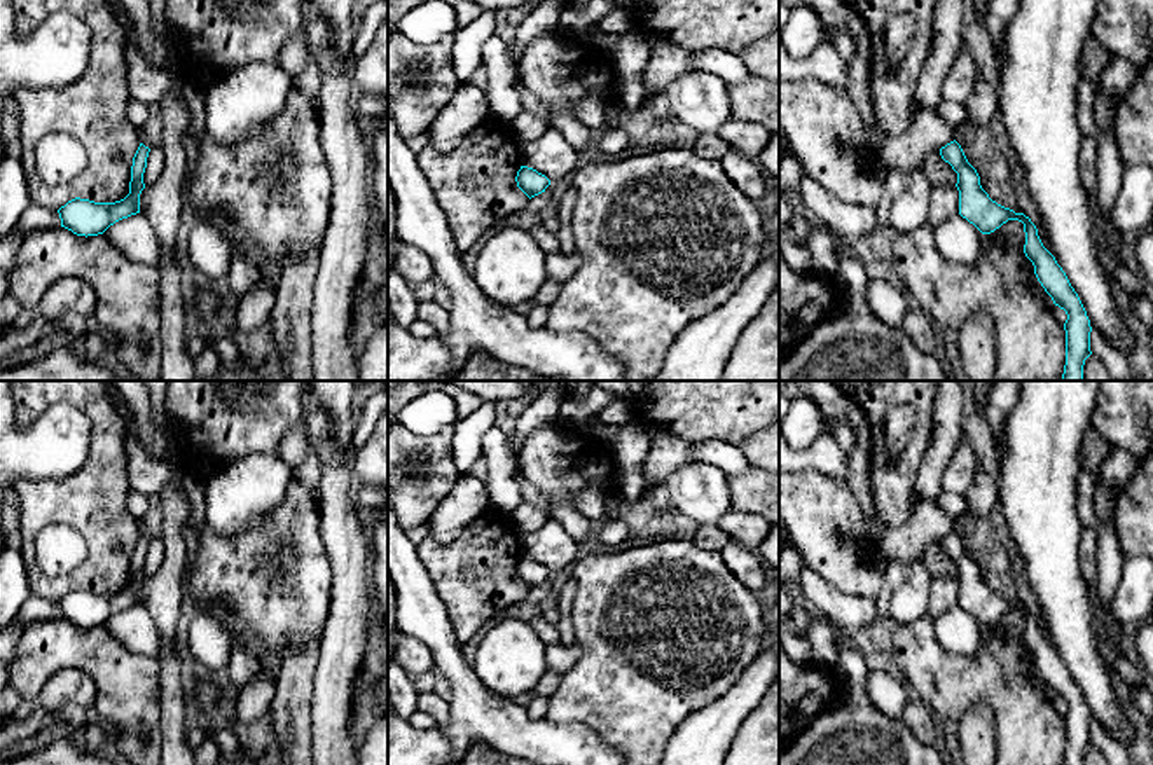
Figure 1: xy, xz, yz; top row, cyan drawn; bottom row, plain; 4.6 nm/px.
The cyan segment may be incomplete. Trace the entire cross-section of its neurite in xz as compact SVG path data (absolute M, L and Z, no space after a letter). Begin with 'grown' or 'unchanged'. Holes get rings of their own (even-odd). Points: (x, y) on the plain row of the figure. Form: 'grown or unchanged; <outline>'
unchanged; M521 557L515 568L517 578L531 590L550 576L550 571L533 559Z

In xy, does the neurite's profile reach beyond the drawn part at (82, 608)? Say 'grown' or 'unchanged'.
unchanged

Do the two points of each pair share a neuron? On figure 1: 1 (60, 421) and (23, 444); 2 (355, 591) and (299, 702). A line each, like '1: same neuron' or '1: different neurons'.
1: same neuron
2: different neurons

